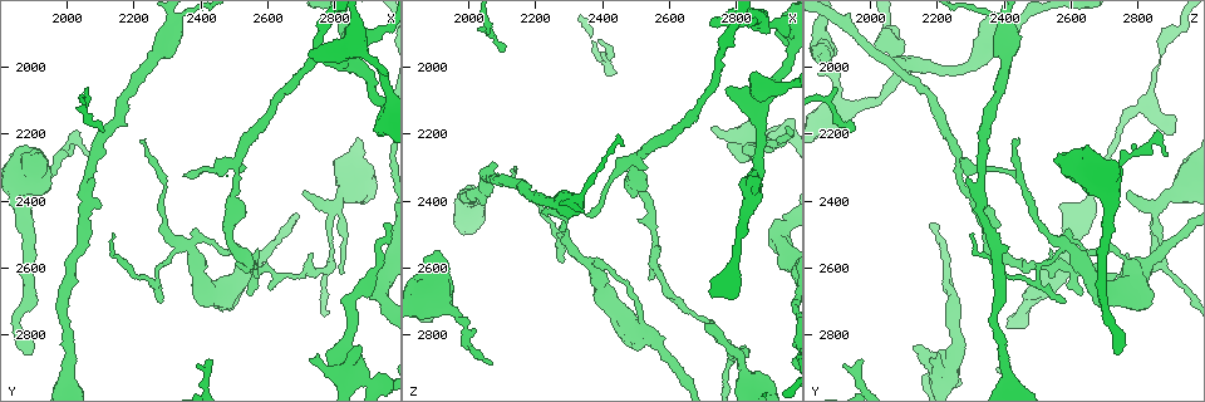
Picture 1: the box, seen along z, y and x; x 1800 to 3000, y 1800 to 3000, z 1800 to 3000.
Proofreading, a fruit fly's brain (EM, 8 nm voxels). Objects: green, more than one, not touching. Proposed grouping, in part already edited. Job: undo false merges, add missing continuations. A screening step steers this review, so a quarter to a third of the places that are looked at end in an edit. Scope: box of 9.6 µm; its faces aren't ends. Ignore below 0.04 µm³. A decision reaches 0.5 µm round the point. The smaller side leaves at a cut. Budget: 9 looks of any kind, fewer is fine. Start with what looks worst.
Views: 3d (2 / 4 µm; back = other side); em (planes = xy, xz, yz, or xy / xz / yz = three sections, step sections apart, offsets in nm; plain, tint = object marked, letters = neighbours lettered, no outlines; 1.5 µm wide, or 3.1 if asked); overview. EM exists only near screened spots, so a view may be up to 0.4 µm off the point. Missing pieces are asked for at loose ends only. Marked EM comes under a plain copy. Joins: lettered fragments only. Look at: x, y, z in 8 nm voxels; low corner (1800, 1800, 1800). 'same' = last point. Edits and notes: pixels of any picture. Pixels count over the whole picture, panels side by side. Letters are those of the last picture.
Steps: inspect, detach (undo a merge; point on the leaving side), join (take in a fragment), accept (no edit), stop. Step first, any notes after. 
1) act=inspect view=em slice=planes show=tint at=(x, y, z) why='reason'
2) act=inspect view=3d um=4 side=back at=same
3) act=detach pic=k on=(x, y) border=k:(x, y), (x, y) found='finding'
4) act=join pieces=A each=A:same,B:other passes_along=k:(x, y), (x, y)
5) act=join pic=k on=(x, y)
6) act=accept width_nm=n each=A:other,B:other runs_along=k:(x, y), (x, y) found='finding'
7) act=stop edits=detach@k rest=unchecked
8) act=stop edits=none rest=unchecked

act=inspect view=3d um=2 at=(2720, 2870, 2190) why='branch stops here'

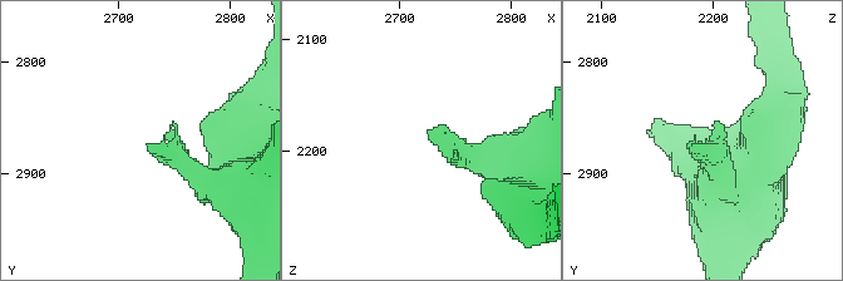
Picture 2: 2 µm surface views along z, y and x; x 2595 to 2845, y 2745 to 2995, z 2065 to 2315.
act=inspect view=em slice=planes show=letters at=(2726, 2870, 2186) why='need the tissue'

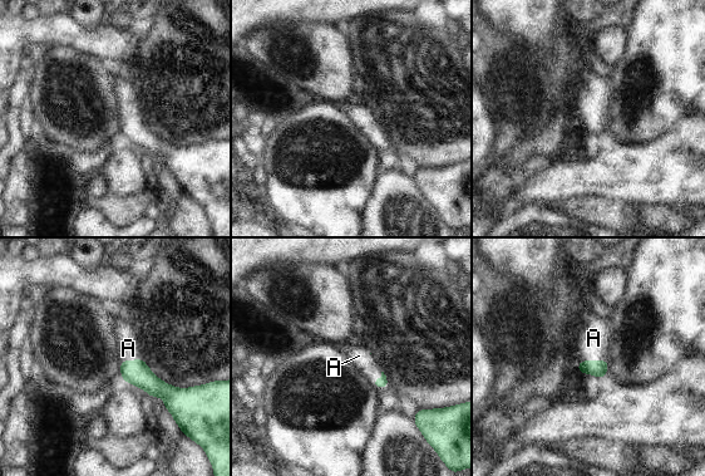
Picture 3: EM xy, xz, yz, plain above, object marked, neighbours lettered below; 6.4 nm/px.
act=join pic=3 on=(593, 338) each=A:same passes_along=3:(598, 368), (592, 361), (593, 338) found='the cell continues'

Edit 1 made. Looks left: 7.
act=inspect view=em slice=planes show=letters at=(2790, 2600, 2840) why='sharp bend'

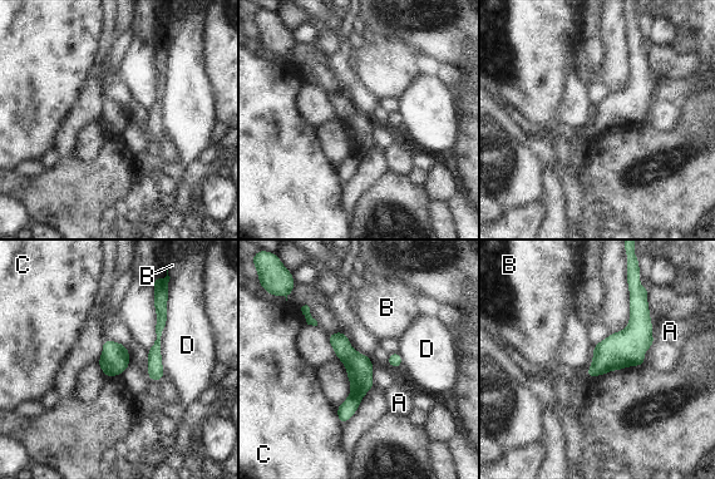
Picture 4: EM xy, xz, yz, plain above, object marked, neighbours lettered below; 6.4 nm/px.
act=detach pic=4 on=(108, 370) width_nm=170 each=A:other,B:other,C:other,D:other border=4:(100, 357), (118, 374) found='two cells meet here'

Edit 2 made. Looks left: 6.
act=inspect view=overview

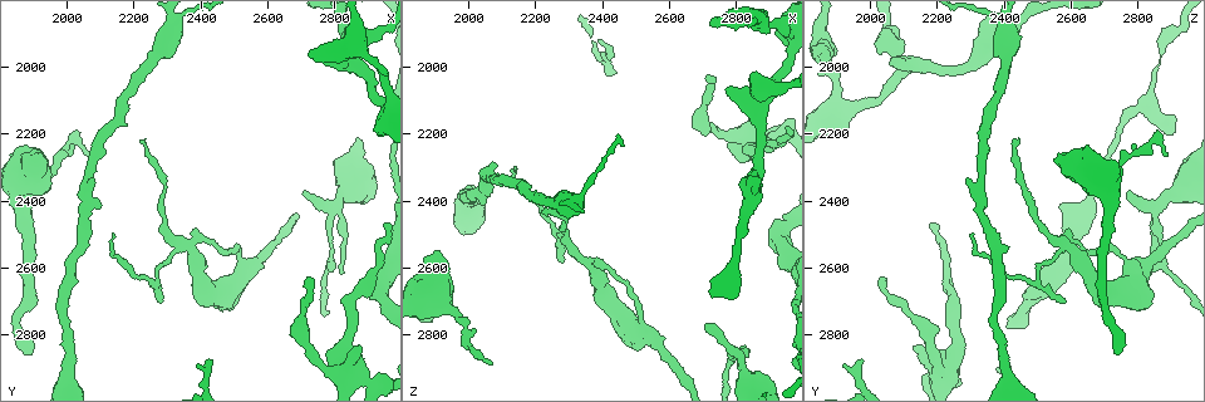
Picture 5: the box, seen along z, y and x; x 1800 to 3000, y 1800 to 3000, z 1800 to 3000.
act=inspect view=3d um=4 side=back at=(1920, 2260, 2560) why='free end'

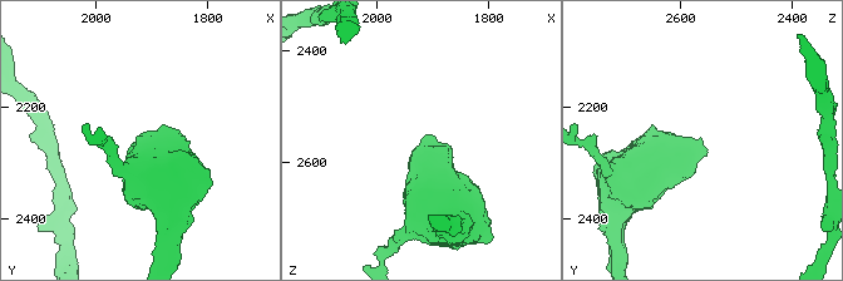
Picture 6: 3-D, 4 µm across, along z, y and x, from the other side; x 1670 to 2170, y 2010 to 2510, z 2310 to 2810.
act=inspect view=em slice=yz step=4 show=letters at=(1915, 2255, 2560)

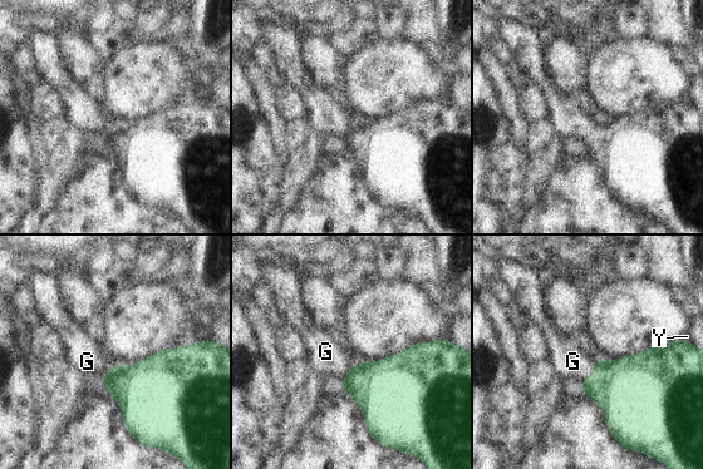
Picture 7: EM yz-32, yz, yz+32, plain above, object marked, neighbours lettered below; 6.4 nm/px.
act=inspect view=em slice=planes show=letters at=same why='another direction'

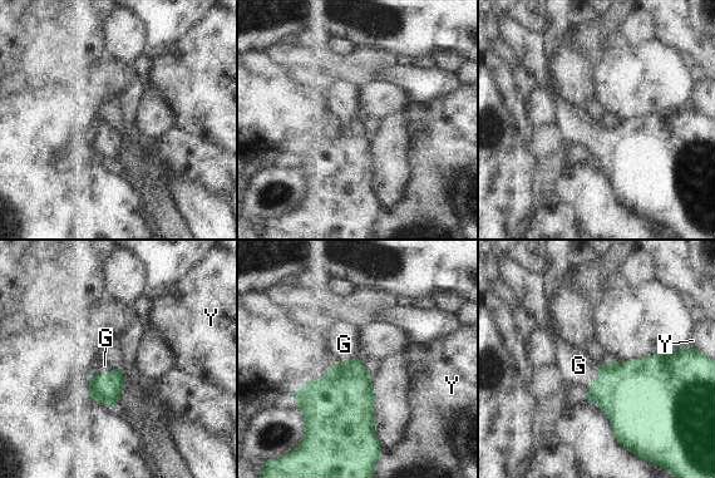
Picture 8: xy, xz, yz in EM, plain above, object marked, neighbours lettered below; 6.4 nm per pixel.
act=join pic=8 on=(104, 365) longest_contact=G:190nm each=G:same,Y:other passes_along=8:(107, 390), (104, 377), (104, 365) found='the cell continues'

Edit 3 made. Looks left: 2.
act=stop edits=join@3,detach@4,join@8 rest=unchecked

